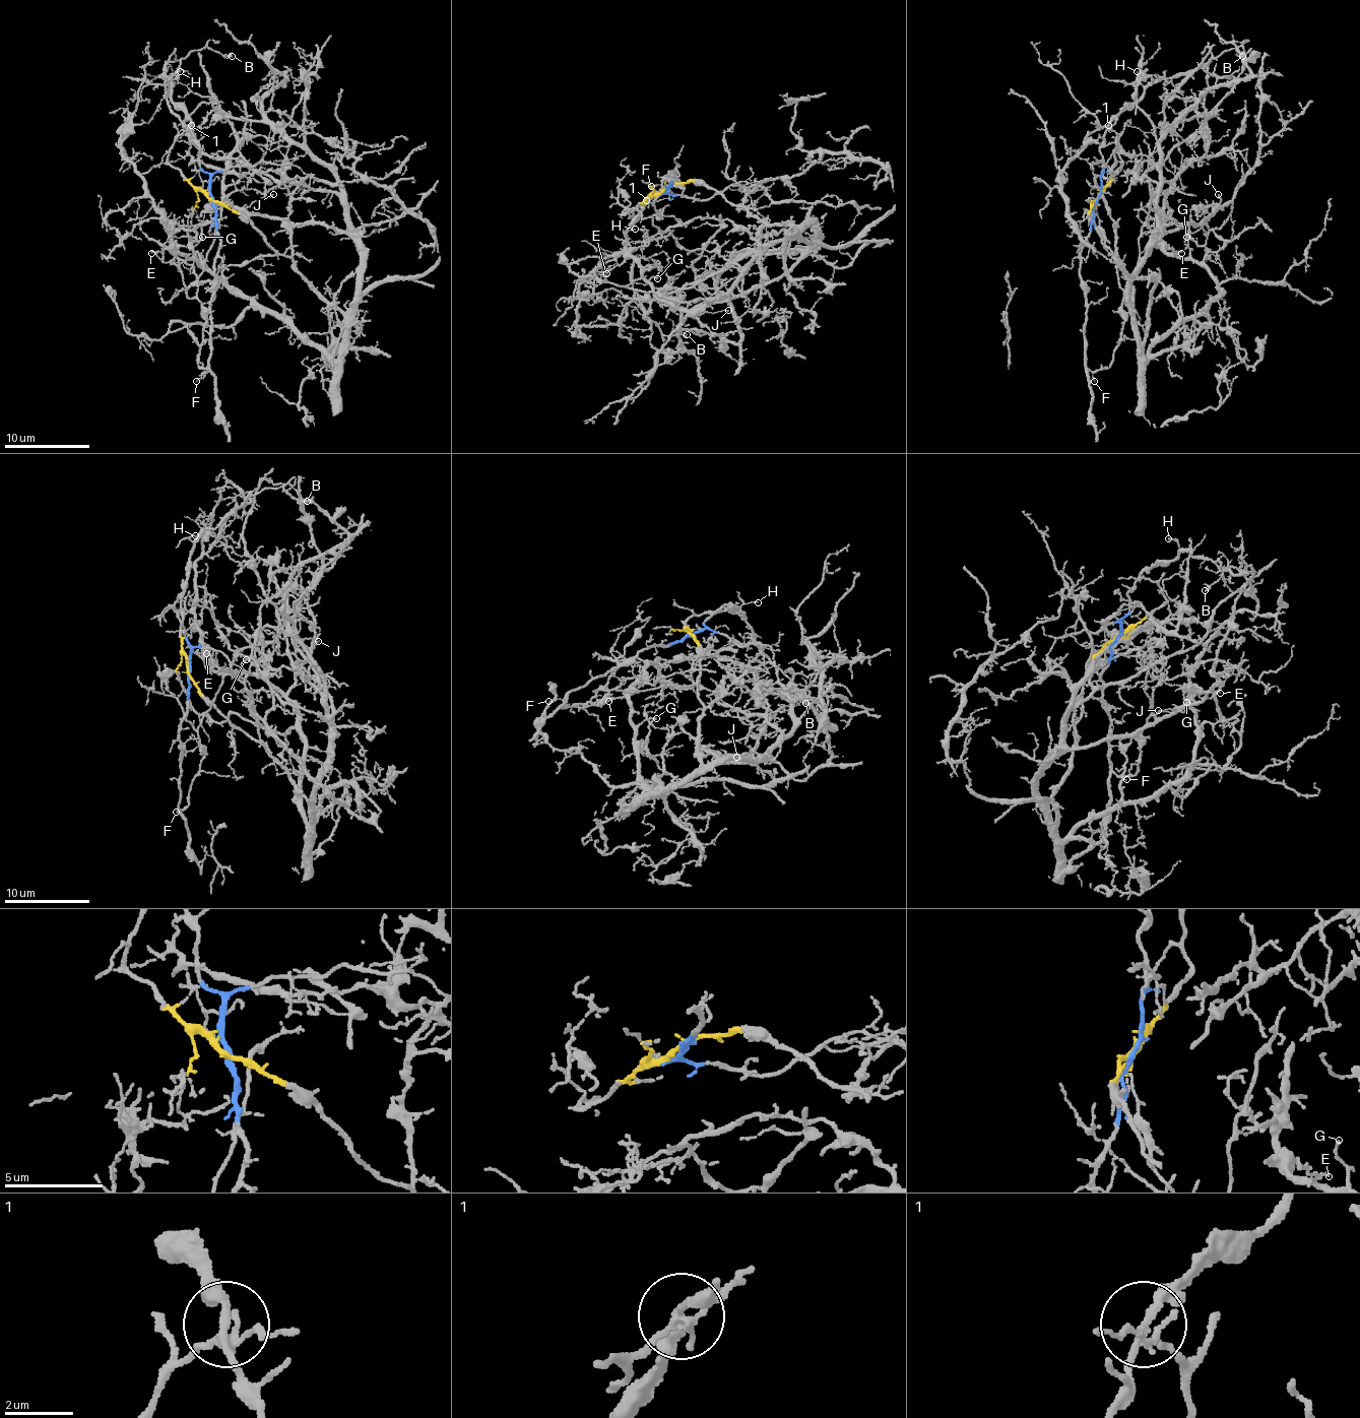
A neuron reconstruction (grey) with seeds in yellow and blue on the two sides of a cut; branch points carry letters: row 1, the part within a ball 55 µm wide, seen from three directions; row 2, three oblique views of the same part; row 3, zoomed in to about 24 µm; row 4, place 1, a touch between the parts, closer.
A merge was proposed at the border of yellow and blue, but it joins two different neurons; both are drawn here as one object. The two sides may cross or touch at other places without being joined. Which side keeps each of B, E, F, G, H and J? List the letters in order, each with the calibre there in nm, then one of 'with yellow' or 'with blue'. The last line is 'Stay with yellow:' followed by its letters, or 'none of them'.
B: 180 nm thick; with blue
E: 170 nm thick; with yellow
F: 100 nm thick; with blue
G: 150 nm thick; with yellow
H: 110 nm thick; with blue
J: 110 nm thick; with yellow
Stay with yellow: E, G, J

